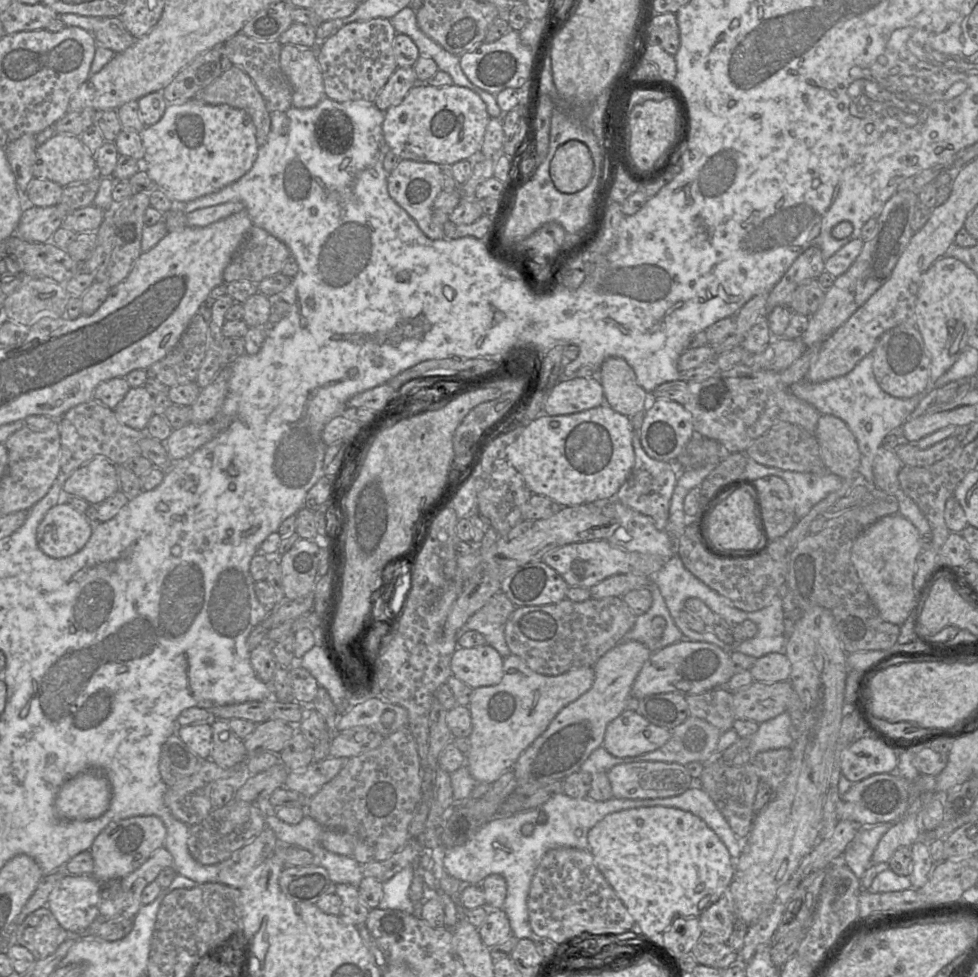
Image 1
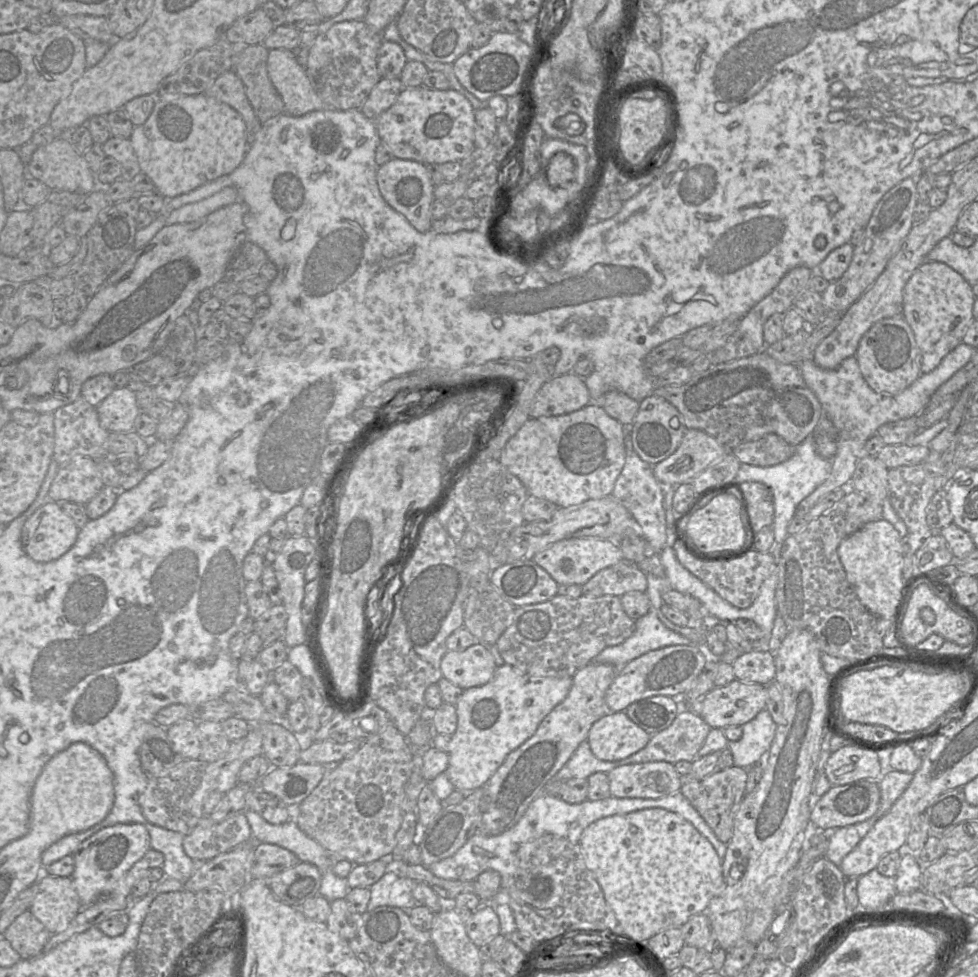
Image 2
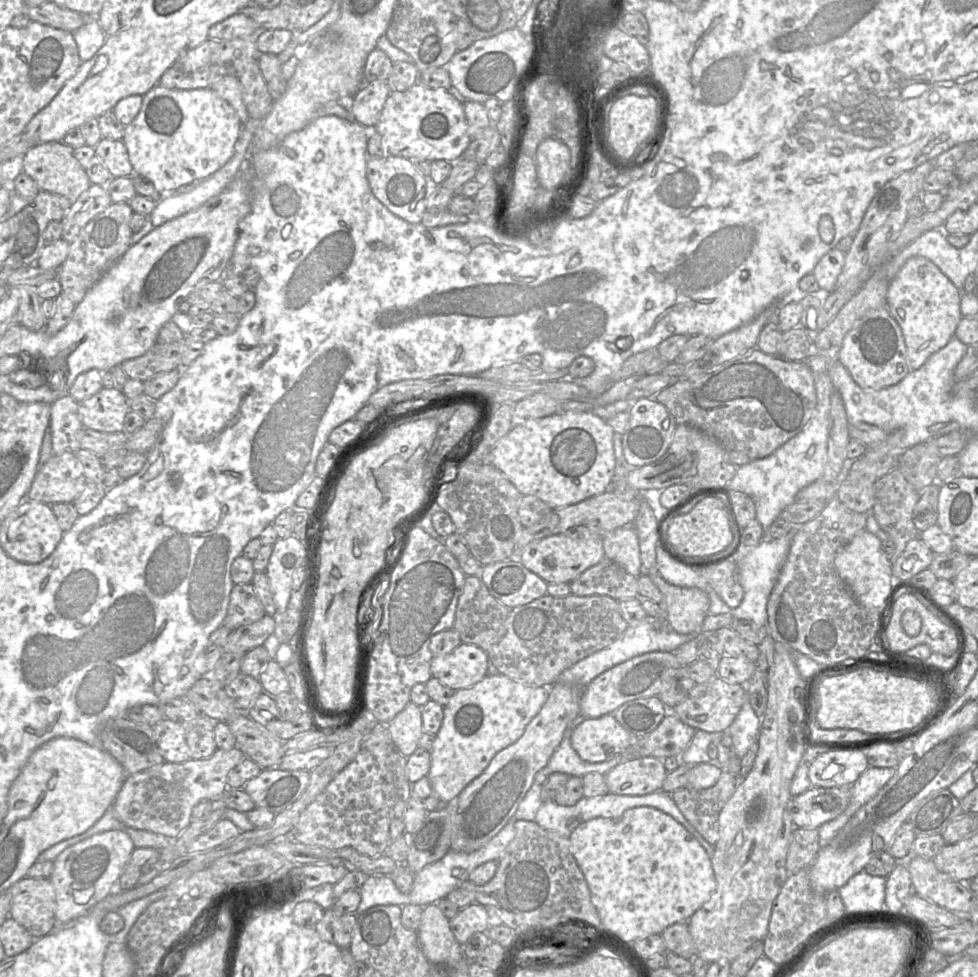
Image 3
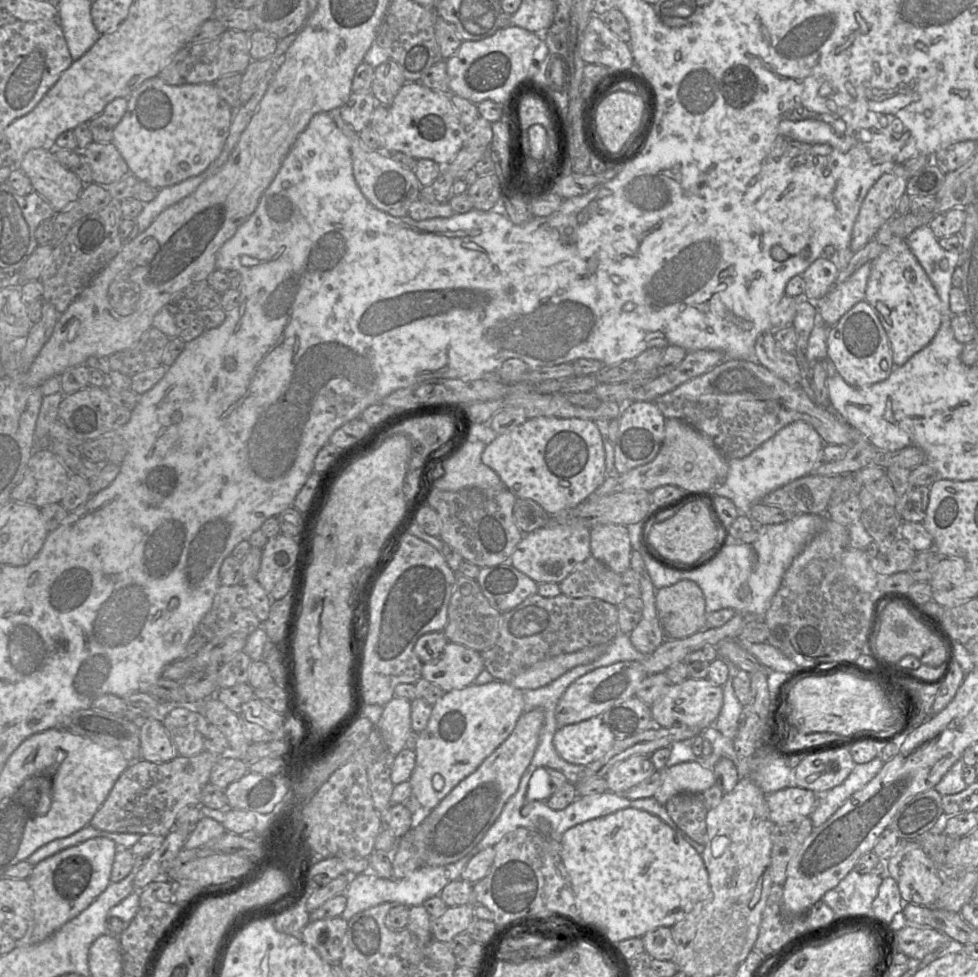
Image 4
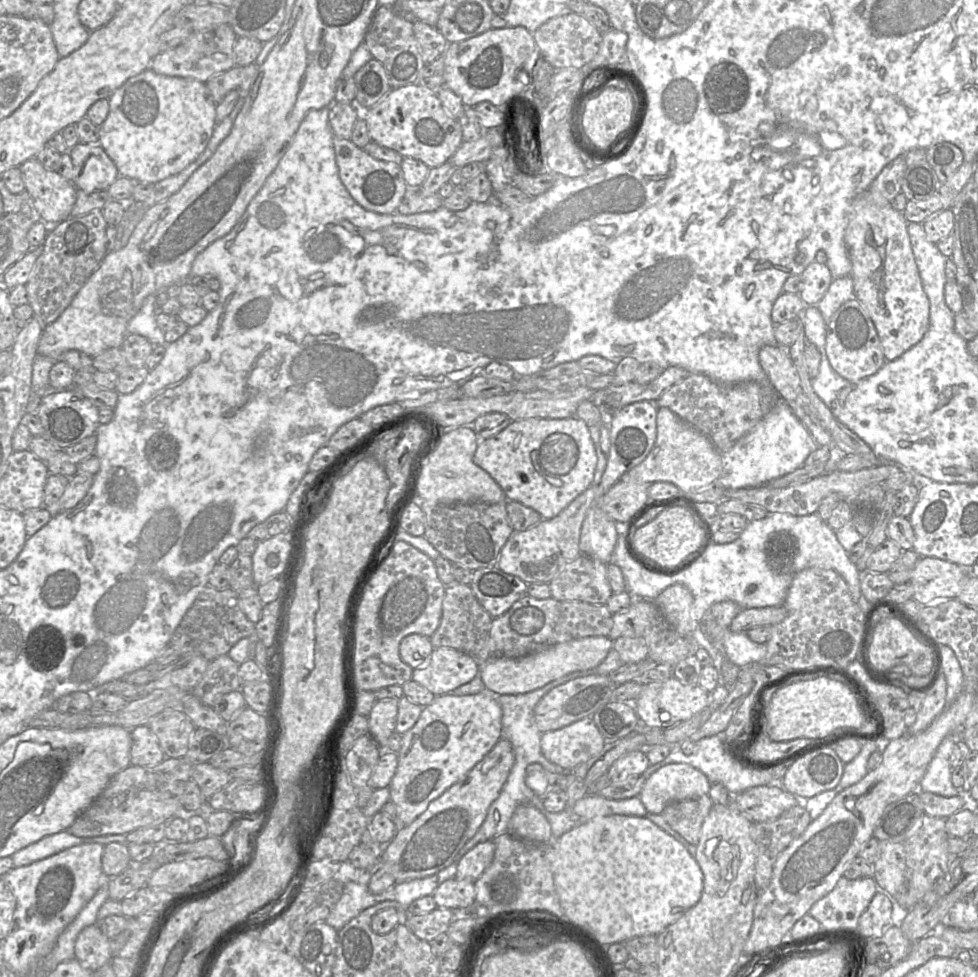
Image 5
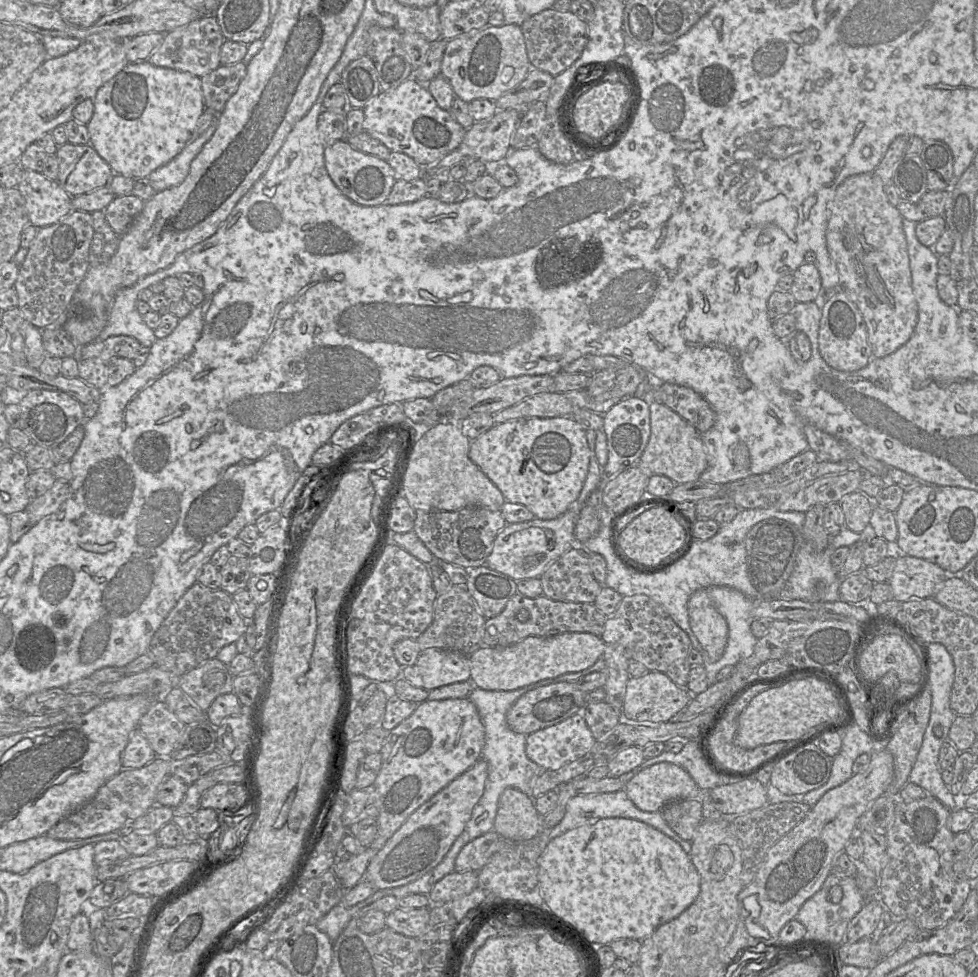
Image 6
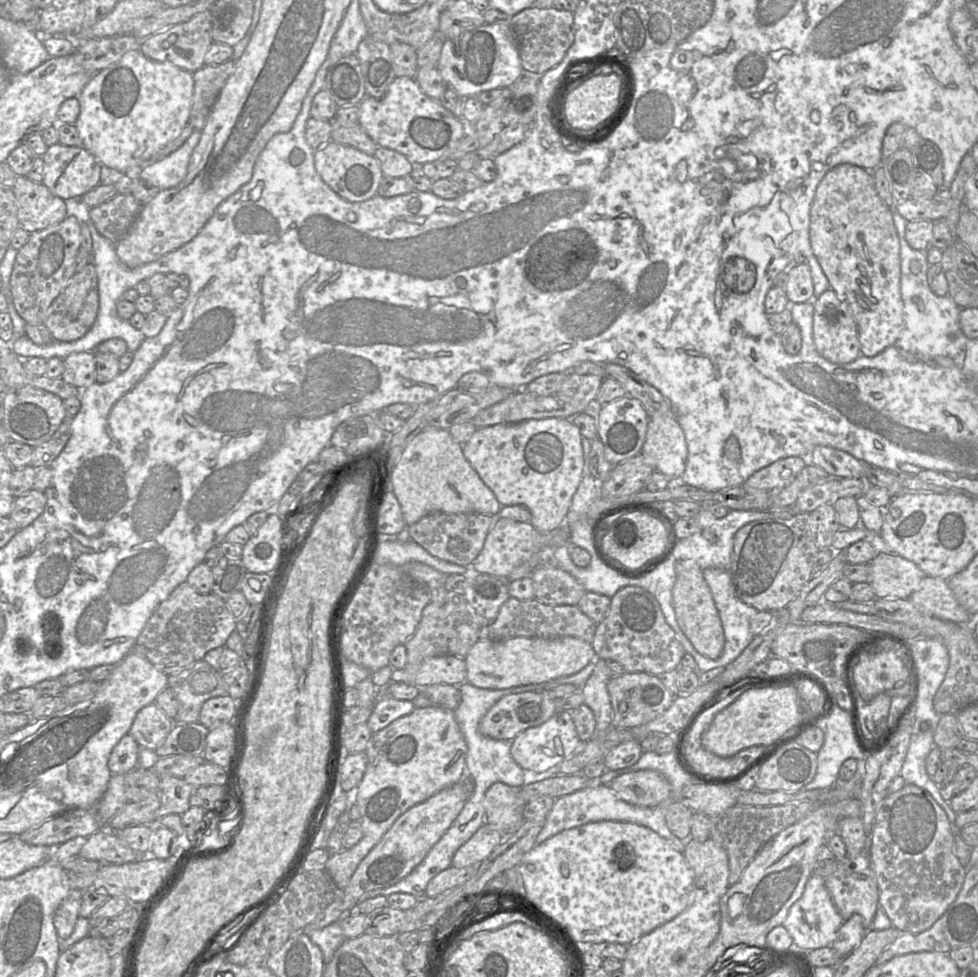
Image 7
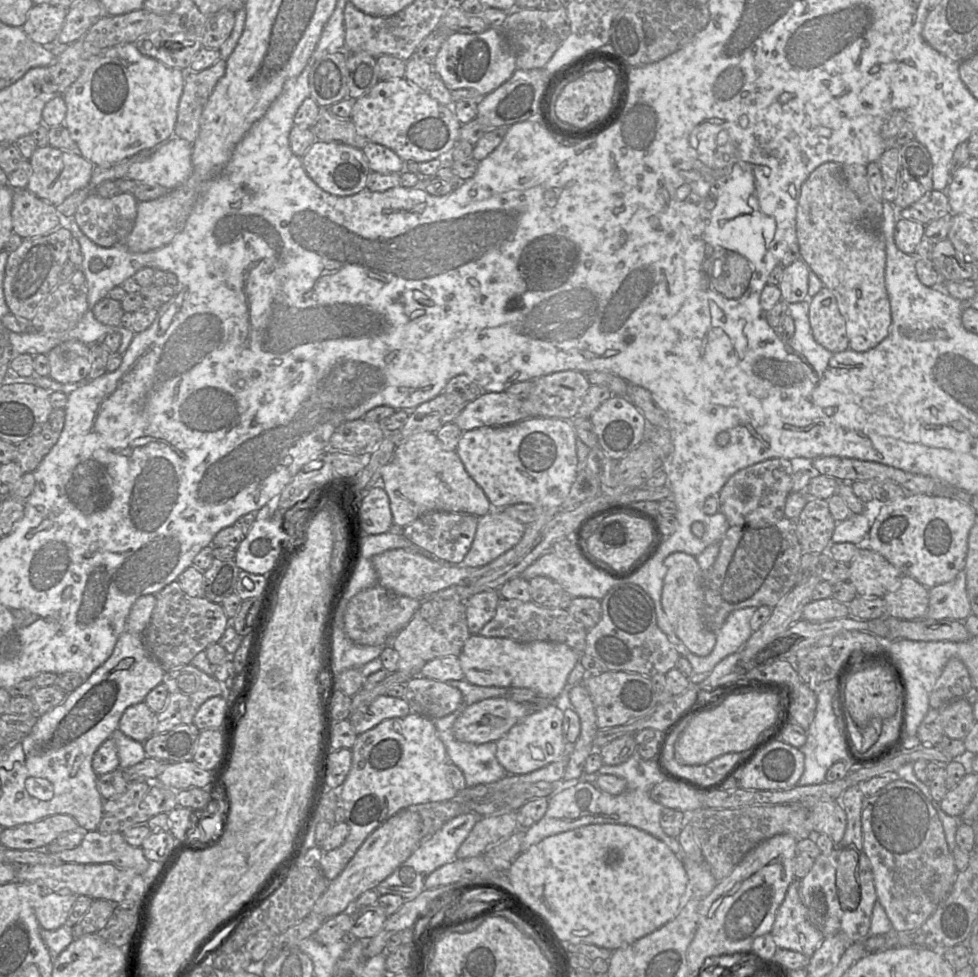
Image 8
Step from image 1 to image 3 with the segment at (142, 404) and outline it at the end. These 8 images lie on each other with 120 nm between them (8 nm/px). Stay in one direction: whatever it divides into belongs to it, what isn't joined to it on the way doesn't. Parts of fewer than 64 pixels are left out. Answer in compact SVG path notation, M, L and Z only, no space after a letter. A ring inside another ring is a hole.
M118 386L103 387L96 394L79 402L79 415L83 426L101 432L123 431L124 420L128 411L130 411L128 398Z

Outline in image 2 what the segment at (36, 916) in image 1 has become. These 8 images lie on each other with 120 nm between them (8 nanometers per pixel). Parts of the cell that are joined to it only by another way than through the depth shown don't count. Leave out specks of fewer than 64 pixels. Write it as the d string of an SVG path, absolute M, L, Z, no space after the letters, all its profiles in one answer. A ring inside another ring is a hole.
M29 910L18 916L3 934L21 959L41 955L51 935Z

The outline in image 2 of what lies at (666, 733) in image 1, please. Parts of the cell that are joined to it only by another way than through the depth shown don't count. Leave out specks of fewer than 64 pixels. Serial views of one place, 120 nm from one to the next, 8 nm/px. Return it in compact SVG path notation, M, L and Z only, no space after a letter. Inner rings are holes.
M618 711L597 720L589 730L587 741L598 759L614 762L643 749L650 738L624 711Z

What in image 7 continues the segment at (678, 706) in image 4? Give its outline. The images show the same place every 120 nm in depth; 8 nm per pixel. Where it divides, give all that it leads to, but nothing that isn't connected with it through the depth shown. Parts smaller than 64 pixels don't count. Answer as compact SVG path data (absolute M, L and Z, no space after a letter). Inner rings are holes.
M626 672L611 677L607 690L612 706L611 727L634 728L646 724L666 711L673 703L675 695L662 683L660 678L645 672Z

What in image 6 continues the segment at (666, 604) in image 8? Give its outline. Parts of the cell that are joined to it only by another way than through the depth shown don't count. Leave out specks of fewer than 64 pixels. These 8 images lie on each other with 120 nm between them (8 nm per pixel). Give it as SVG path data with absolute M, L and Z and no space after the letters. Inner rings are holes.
M707 589L695 591L688 599L690 627L712 662L719 661L728 641L728 625L712 603Z

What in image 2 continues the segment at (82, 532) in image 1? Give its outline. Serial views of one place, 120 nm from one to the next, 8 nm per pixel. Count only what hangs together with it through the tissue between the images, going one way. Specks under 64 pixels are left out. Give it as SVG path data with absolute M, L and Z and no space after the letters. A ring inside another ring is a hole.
M48 501L25 521L21 545L33 561L48 563L68 553L76 544L80 529L55 501Z

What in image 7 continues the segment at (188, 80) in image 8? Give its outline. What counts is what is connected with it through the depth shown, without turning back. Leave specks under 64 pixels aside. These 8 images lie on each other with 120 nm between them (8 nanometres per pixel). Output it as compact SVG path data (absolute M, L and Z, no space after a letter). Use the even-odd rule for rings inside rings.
M230 59L219 65L203 66L193 72L194 92L189 125L194 131L201 131L205 126L219 93L235 69L236 61Z

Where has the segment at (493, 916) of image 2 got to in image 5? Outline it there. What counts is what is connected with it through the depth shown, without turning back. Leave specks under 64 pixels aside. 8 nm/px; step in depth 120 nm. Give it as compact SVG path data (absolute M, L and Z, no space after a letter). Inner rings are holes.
M437 907L429 913L402 919L400 923L405 923L418 938L429 942L439 934L446 933L452 920L453 911L451 909Z

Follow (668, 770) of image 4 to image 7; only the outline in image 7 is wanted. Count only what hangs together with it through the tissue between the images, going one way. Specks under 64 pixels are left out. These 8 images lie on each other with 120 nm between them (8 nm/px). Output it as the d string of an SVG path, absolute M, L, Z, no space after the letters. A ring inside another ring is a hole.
M639 770L614 778L610 789L621 800L640 807L654 807L671 796L671 785L656 770Z

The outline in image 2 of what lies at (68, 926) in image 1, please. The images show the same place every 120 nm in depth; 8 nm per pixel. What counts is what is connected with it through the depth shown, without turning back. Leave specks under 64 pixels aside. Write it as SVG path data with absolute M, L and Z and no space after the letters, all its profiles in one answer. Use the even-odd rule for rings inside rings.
M42 875L29 911L51 934L64 931L83 908L71 877Z

